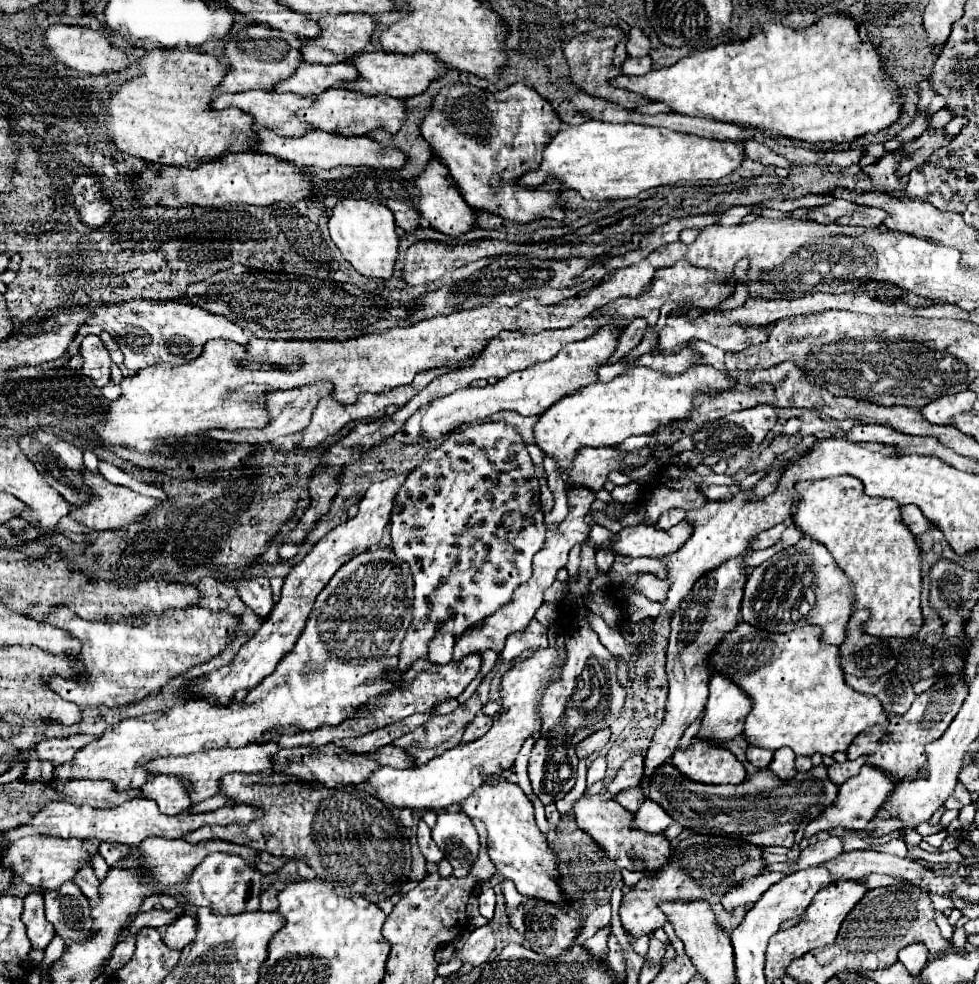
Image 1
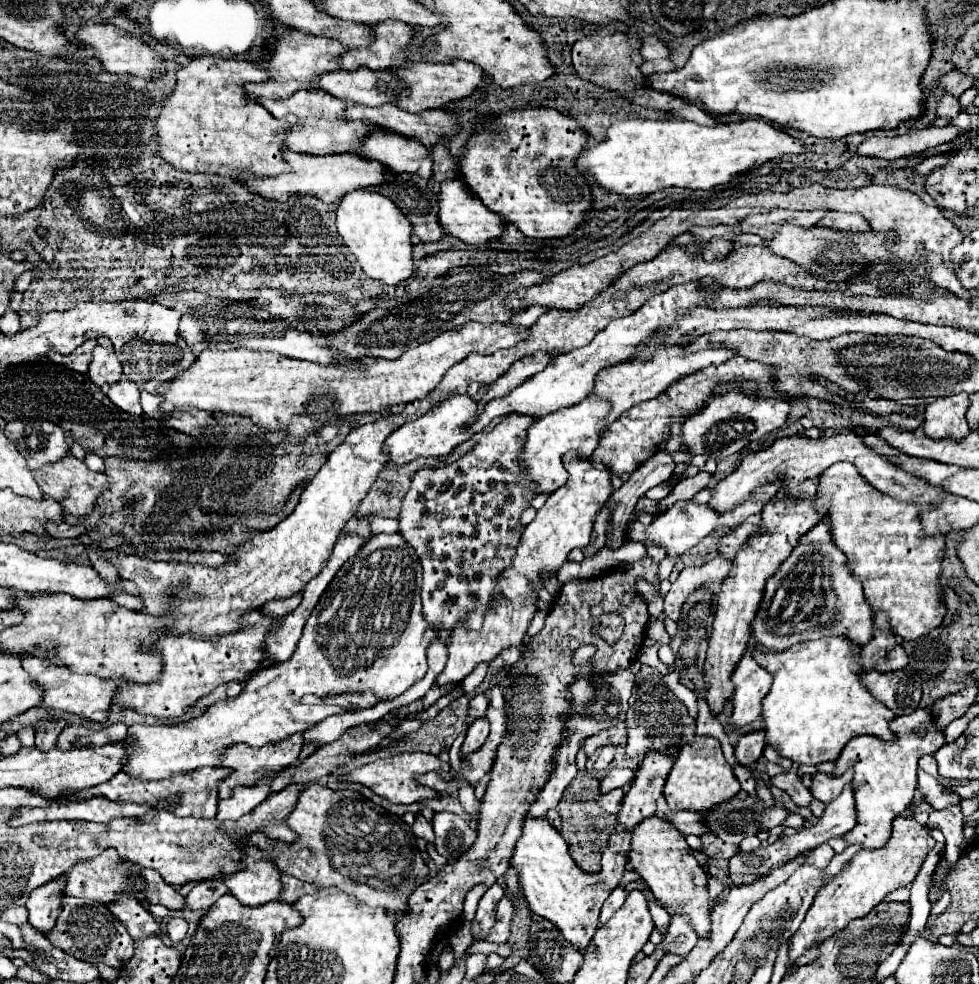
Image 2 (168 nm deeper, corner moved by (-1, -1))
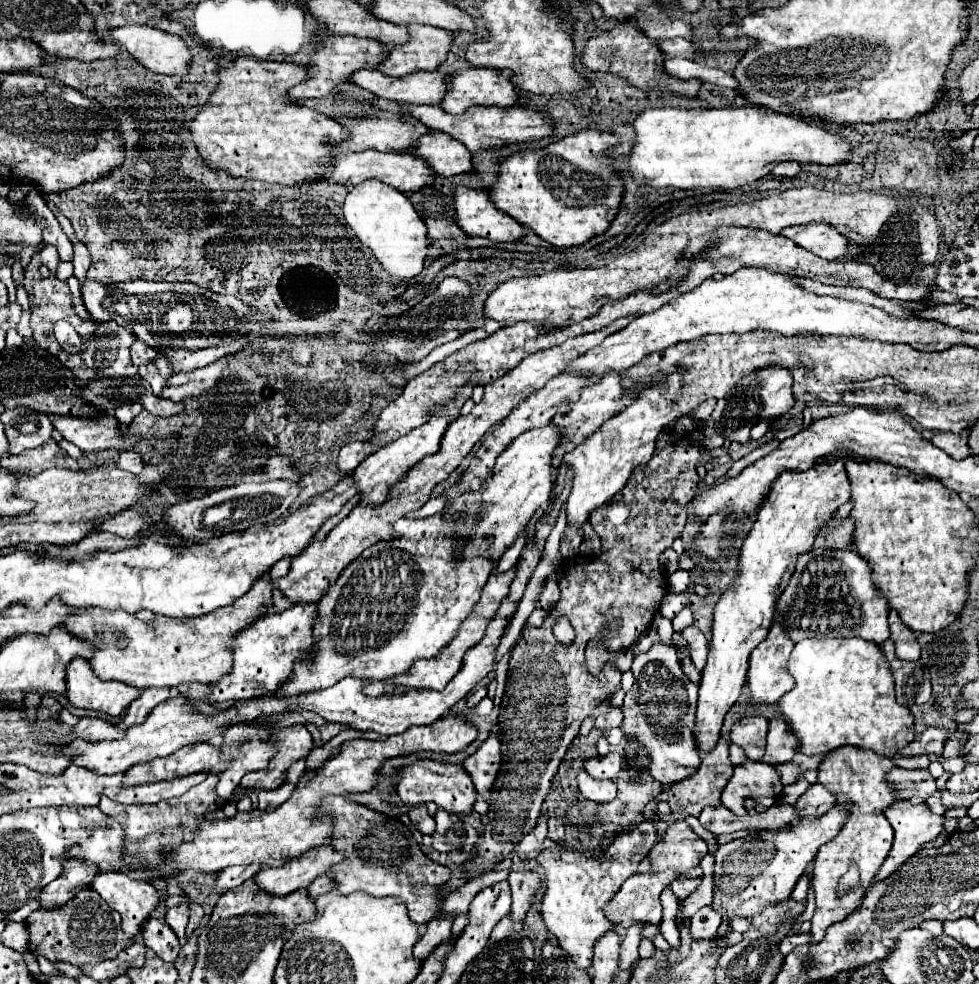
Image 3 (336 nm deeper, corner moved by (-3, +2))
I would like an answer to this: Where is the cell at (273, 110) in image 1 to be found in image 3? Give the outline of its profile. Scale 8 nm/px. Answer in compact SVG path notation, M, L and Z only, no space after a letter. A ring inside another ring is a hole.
M341 83L339 87L335 87L335 91L331 91L323 99L315 99L315 101L307 99L307 101L297 101L297 103L303 103L311 109L317 109L317 111L329 115L331 119L335 119L337 123L341 123L343 127L347 127L351 131L349 141L337 145L341 153L365 151L365 149L395 151L395 153L411 151L413 147L417 147L417 141L423 137L423 133L429 133L429 129L423 127L423 123L419 123L415 117L411 117L411 113L405 111L403 105L377 97L355 83Z

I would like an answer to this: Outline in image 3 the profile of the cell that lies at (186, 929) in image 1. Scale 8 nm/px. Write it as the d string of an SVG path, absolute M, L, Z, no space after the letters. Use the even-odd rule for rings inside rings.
M185 901L185 903L169 909L165 915L165 923L175 931L175 935L179 937L181 943L185 943L185 927L189 921L189 905L191 905L191 901Z

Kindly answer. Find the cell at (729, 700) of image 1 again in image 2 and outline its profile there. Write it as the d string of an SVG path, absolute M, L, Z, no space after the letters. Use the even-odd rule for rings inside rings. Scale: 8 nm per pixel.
M745 652L735 672L731 674L731 682L735 690L733 696L729 698L733 704L729 722L735 728L743 728L761 716L761 700L769 692L771 680L773 678L769 678L767 670L757 666L751 654Z

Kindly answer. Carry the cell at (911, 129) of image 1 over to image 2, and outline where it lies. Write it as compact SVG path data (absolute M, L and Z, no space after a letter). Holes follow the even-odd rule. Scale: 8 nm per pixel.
M943 96L937 104L937 118L955 118L959 114L959 100L953 96Z

